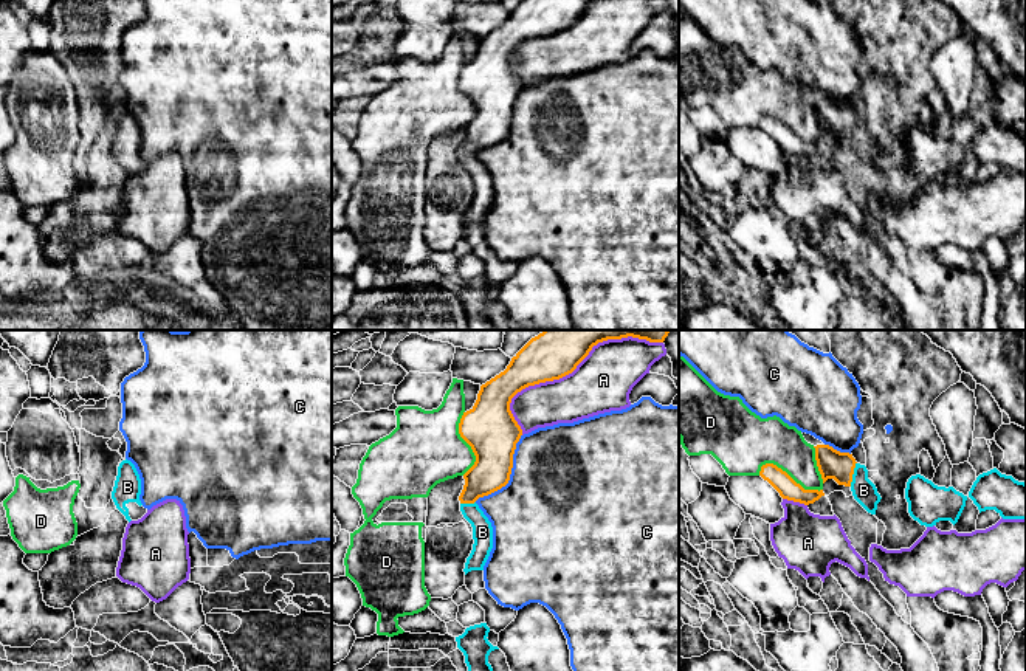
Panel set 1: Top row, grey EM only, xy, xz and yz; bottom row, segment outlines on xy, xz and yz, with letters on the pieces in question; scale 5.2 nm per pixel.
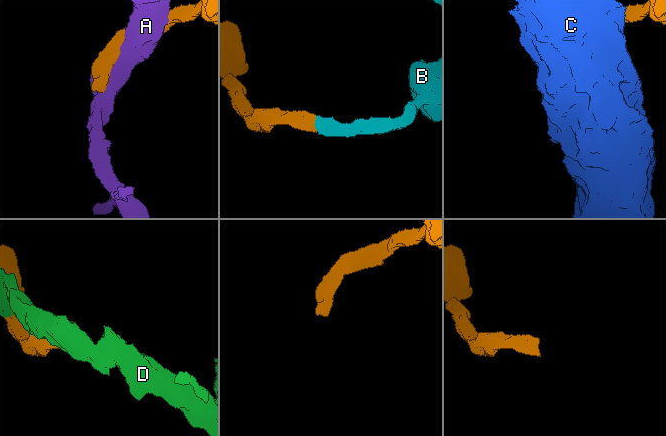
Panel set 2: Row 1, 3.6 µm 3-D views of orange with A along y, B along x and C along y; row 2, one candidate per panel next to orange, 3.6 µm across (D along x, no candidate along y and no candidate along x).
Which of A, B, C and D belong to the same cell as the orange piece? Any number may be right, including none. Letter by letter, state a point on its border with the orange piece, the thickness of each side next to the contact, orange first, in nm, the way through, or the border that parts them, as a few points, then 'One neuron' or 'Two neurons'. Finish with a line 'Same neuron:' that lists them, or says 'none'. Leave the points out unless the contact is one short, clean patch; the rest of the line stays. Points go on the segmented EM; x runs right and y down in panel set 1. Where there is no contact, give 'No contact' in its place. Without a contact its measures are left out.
A: Touches orange at xz (571, 372). Thickness 280 nm (orange) against 300 nm. Two neurons
B: Touches orange at yz (853, 473). Thickness 150 nm (orange) against 120 nm. Path across: yz (833, 464), (853, 473), (864, 490). One neuron
C: Touches orange at xz (510, 473). Thickness 280 nm (orange) against 500 nm. Two neurons
D: Touches orange at yz (789, 476). Thickness 110 nm (orange) against 260 nm. Two neurons
Same neuron: B

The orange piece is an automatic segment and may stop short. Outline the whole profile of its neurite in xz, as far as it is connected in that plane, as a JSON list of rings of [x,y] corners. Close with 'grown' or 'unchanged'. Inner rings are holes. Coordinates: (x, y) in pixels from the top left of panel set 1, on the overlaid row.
[[[544,330],[532,338],[507,369],[480,386],[474,406],[463,412],[460,437],[471,446],[476,462],[463,474],[460,511],[473,527],[473,550],[465,575],[484,570],[493,549],[493,527],[476,501],[510,480],[513,454],[522,429],[515,420],[511,398],[528,386],[559,380],[572,373],[594,346],[608,339],[639,338],[663,342],[671,330]]]; grown

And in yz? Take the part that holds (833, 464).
[[[817,445],[815,460],[823,483],[834,479],[838,485],[849,487],[854,499],[871,514],[876,514],[880,494],[876,485],[868,479],[865,465],[856,462],[852,454],[840,452],[829,445]]]; grown

